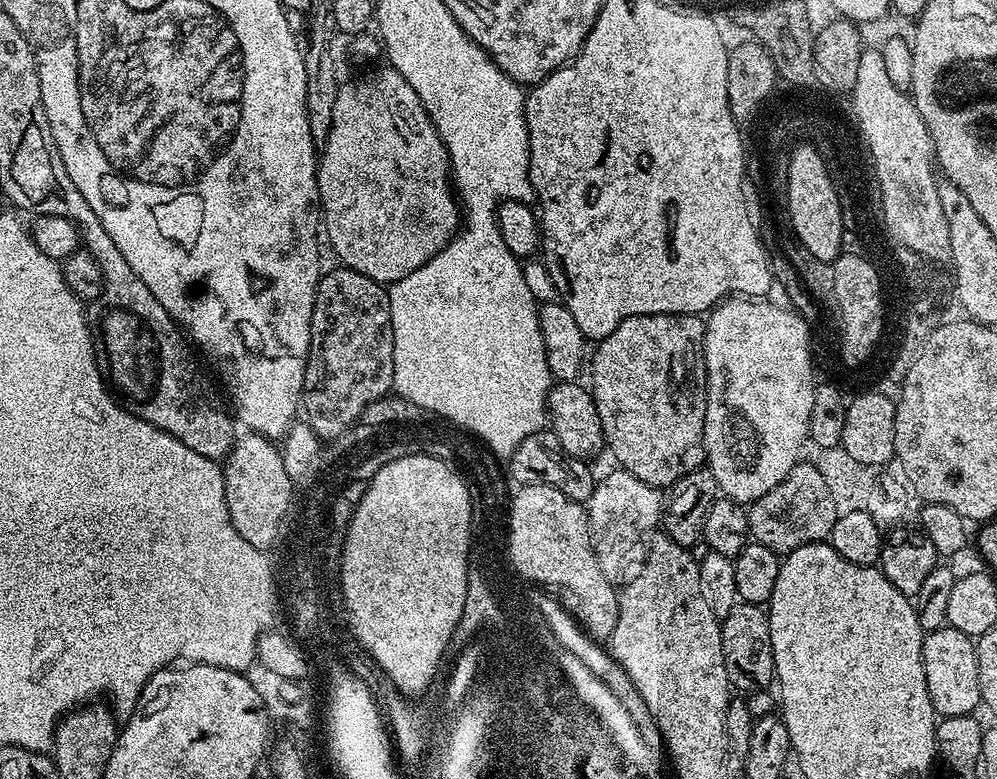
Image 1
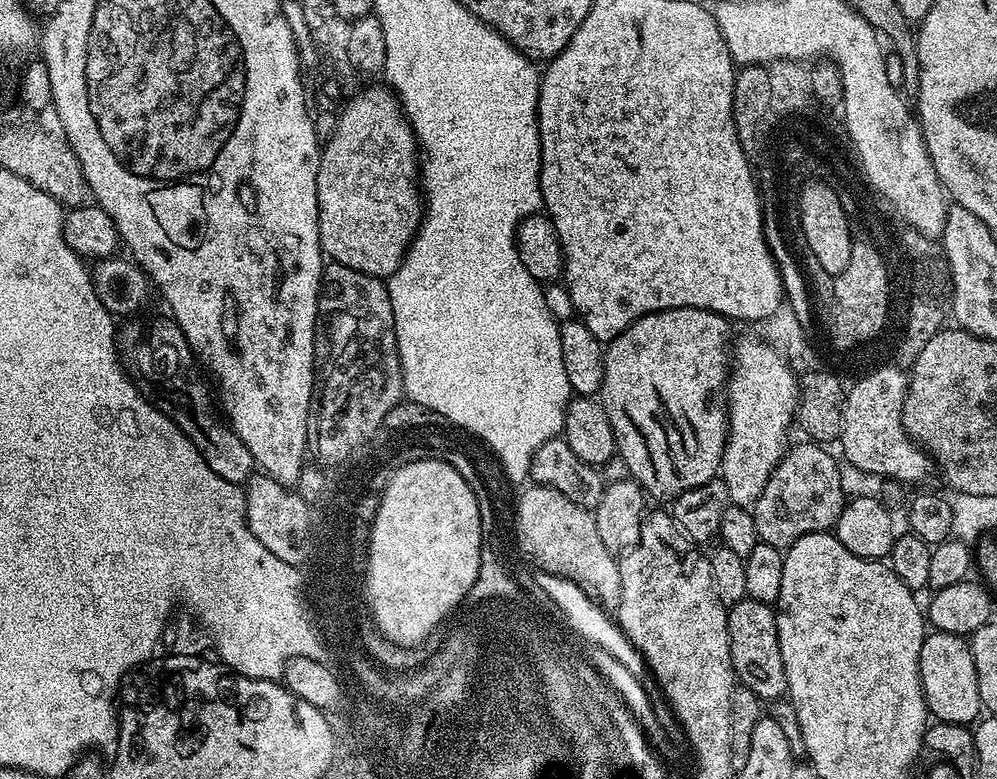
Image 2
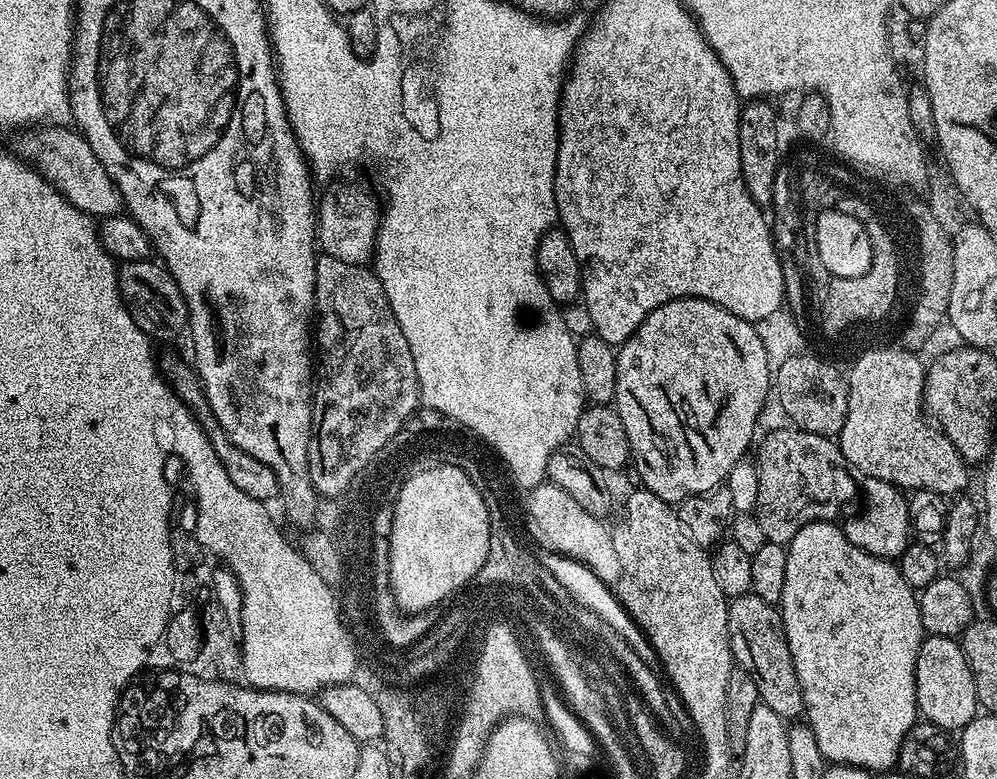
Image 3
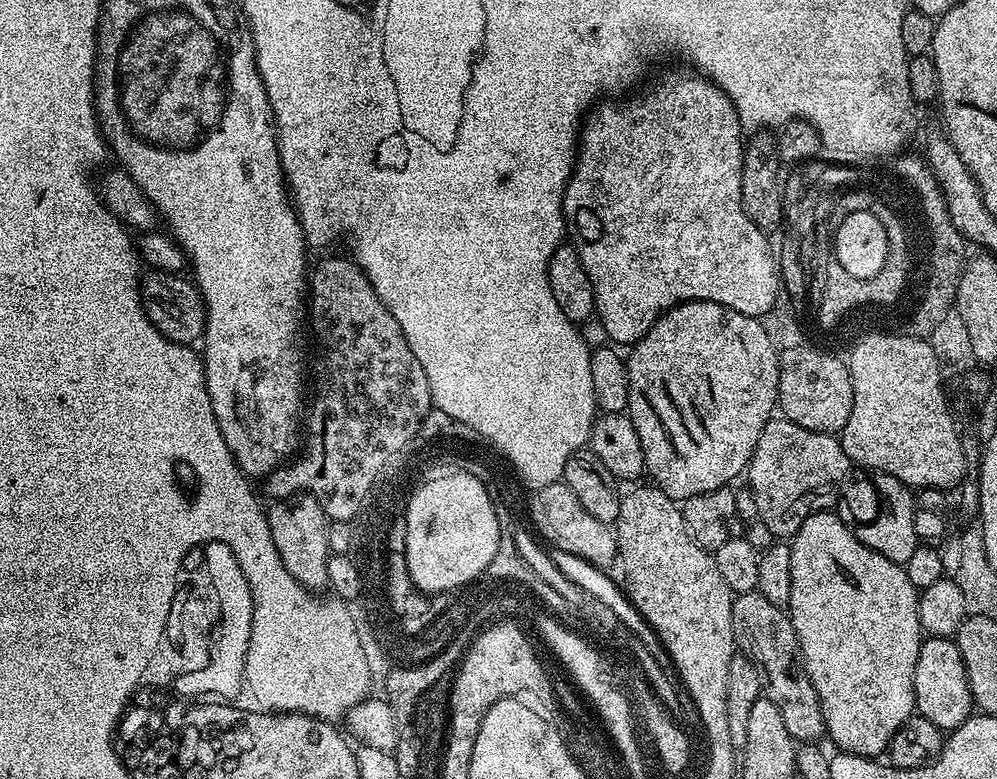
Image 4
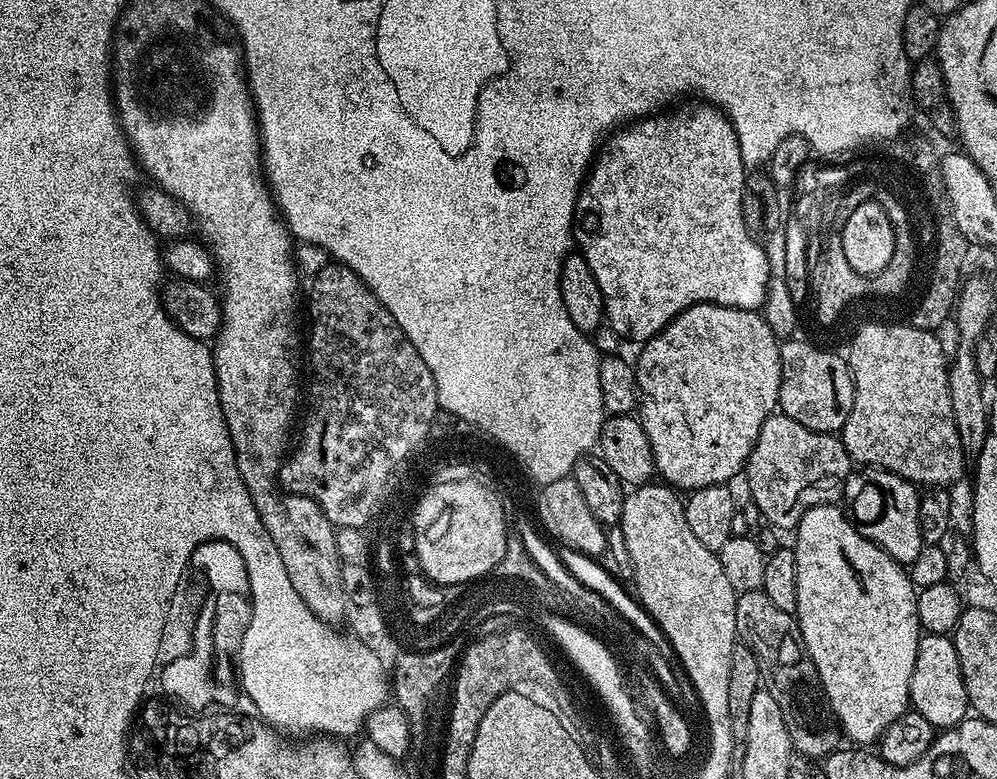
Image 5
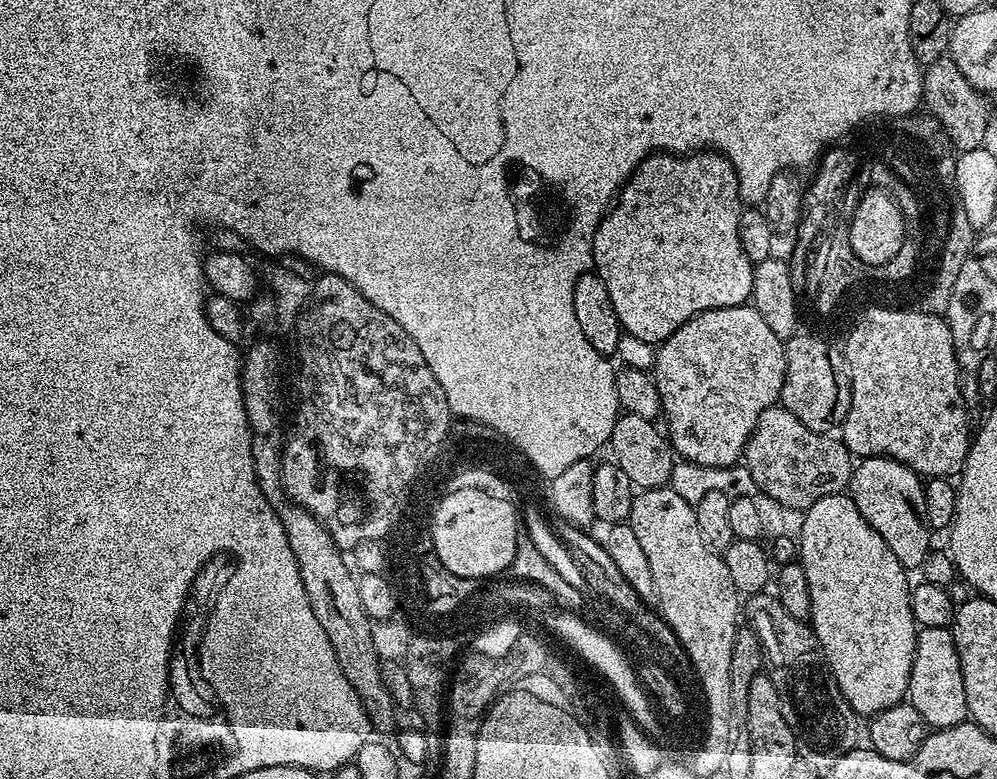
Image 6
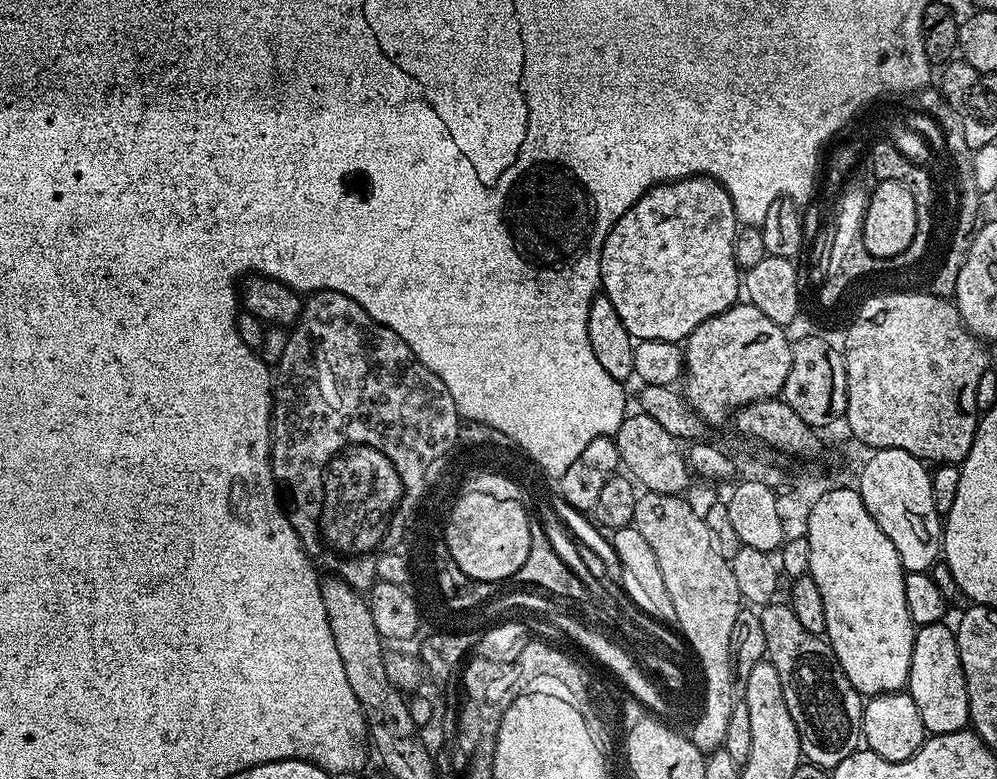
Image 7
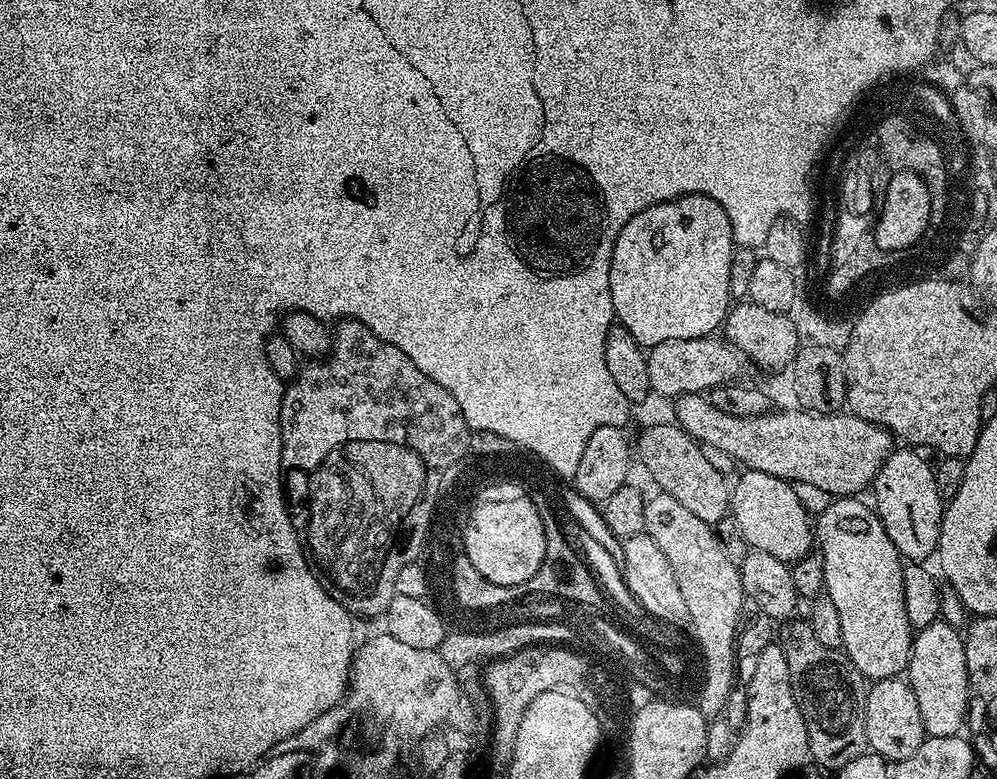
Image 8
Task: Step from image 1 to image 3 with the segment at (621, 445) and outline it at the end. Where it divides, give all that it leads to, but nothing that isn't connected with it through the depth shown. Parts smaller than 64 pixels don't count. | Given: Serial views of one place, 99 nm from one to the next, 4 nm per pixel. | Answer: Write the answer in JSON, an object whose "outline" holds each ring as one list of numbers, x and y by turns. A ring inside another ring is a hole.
{"outline":[[687,296,666,302,658,306,658,310,650,313,644,321,634,330,634,334,626,343,619,345,616,354,616,398,614,407,618,418,622,418,622,426,626,429,626,438,630,442,631,463,636,464,636,472,640,475,639,483,649,492,658,494,673,506,679,505,681,500,694,494,709,492,721,487,727,481,730,470,734,470,736,464,745,459,748,447,752,444,752,435,756,432,756,423,760,420,760,411,768,400,768,387,772,384,772,368,770,357,766,348,758,336,755,323,750,320,738,318,738,314,730,314,722,306,718,306,709,300,703,300,697,296]]}

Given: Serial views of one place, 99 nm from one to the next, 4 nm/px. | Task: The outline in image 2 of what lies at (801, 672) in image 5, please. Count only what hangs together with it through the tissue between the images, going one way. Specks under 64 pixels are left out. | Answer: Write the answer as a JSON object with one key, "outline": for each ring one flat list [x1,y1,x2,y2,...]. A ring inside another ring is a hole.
{"outline":[[747,598,731,605,728,608,728,641,732,668,739,683,750,686,761,702,776,700,787,693,786,670,782,666,782,650,778,650,778,626,773,605]]}

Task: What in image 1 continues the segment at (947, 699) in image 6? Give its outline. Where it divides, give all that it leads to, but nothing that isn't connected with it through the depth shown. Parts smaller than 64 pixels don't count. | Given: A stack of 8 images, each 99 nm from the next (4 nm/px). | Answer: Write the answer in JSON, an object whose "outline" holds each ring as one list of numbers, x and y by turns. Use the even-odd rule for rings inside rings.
{"outline":[[943,626,929,631,922,642,922,666,926,670,926,690,930,690,930,702,937,717,971,716,981,707,978,690,978,654,973,637,962,634,962,630]]}

